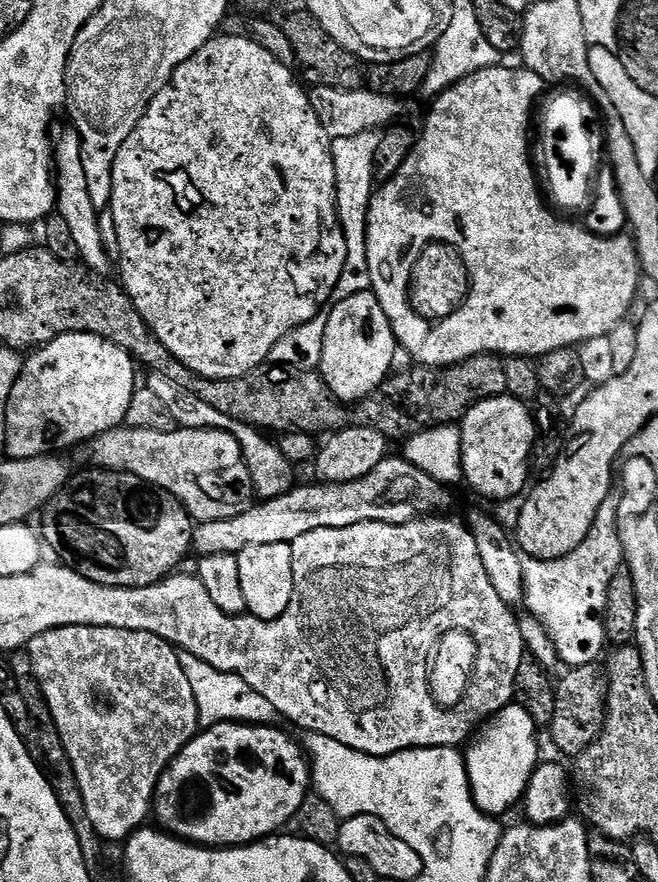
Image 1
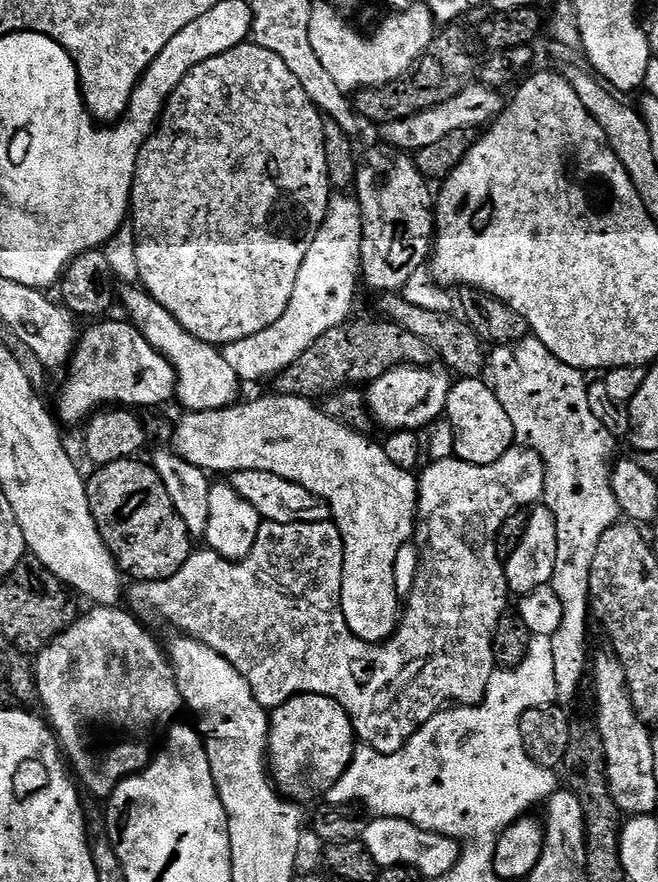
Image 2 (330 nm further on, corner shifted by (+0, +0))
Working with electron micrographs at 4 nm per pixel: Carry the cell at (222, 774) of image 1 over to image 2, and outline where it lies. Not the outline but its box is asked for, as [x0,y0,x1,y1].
[270,696,358,790]

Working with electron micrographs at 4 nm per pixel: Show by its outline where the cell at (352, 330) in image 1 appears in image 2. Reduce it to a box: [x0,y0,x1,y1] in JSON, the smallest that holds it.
[356,146,436,290]

